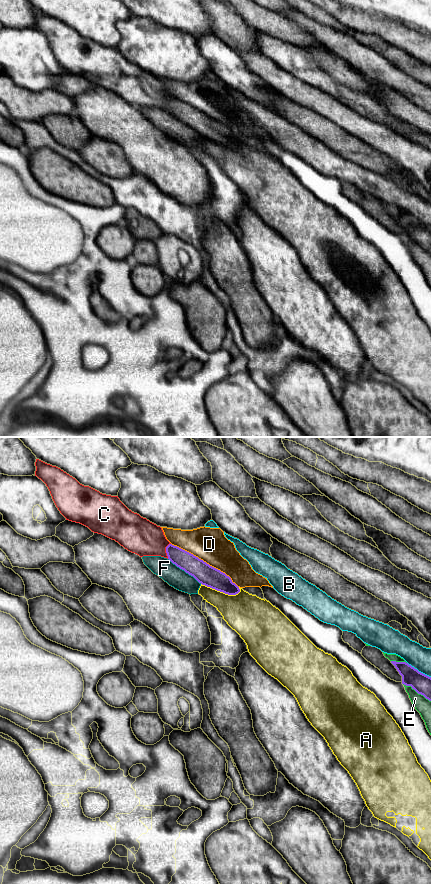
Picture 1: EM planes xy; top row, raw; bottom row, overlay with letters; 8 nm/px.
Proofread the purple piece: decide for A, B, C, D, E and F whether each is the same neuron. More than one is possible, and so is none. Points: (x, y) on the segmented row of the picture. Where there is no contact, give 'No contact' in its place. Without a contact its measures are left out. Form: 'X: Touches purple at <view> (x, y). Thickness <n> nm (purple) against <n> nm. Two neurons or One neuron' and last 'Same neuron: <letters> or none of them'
A: Touches purple at xy (221, 591). Thickness 160 nm (purple) against 320 nm. Two neurons
B: Touches purple at xy (418, 671). Thickness 160 nm (purple) against 190 nm. Two neurons
C: Touches purple at xy (166, 551). Thickness 150 nm (purple) against 280 nm. Two neurons
D: Touches purple at xy (205, 562). Thickness 160 nm (purple) against 280 nm. Two neurons
E: Touches purple at xy (417, 692). Thickness 160 nm (purple) against 120 nm. Two neurons
F: Touches purple at xy (185, 571). Thickness 160 nm (purple) against 160 nm. Two neurons
Same neuron: none of them

